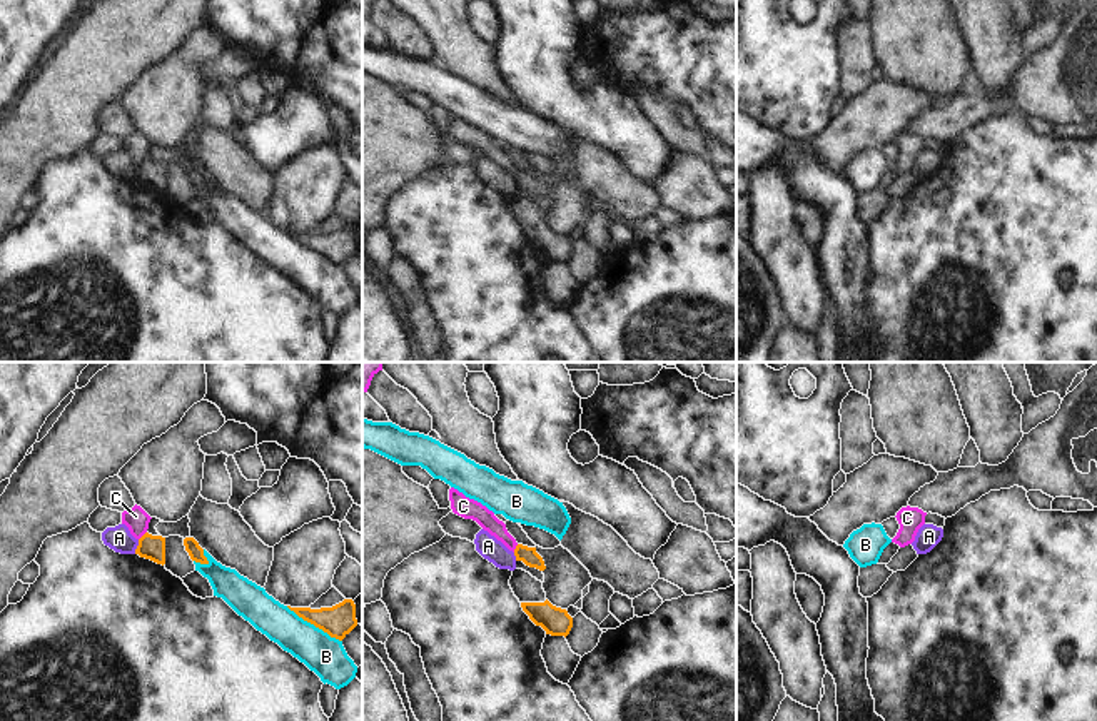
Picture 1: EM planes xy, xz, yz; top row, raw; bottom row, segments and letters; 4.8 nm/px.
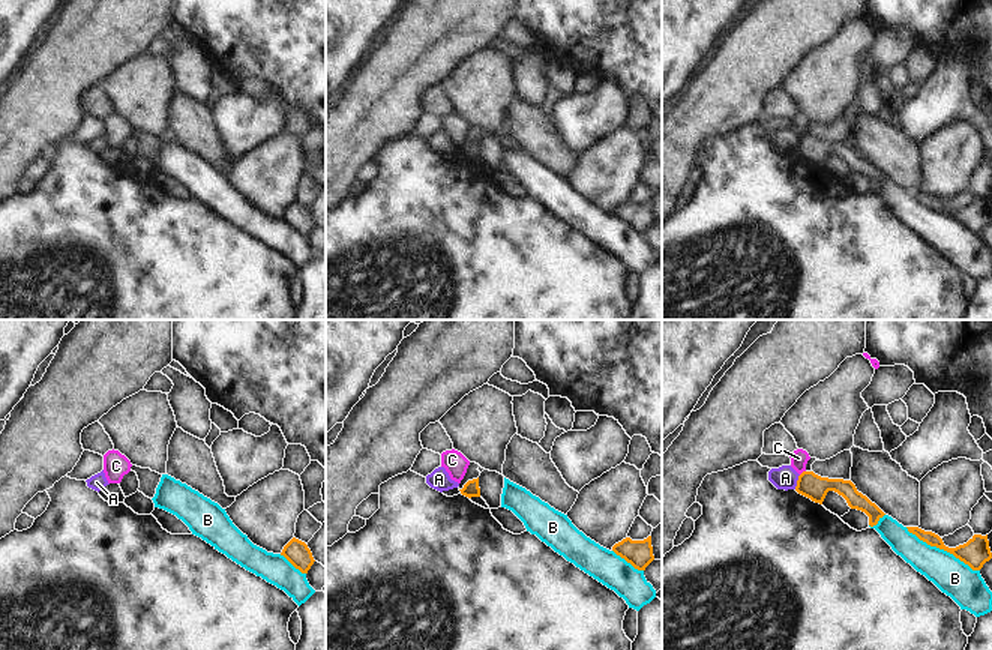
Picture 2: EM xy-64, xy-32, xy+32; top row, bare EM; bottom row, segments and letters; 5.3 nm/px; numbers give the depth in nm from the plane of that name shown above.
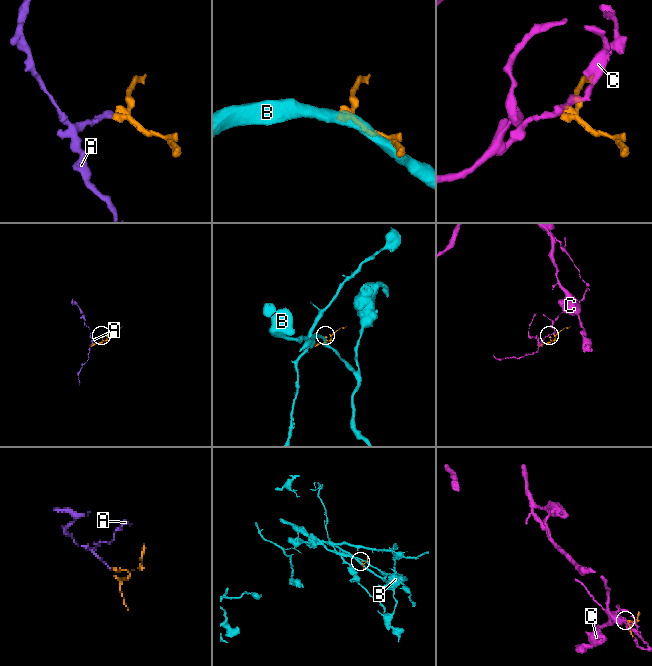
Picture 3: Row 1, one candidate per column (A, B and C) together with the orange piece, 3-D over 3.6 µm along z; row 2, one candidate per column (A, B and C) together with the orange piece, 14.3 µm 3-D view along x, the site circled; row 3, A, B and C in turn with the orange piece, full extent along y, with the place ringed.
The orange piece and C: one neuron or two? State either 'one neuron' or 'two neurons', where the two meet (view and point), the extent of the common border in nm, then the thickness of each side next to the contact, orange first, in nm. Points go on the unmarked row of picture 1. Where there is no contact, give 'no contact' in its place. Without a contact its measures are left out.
two neurons | xy (142, 162) | 60 nm | 120/110 nm

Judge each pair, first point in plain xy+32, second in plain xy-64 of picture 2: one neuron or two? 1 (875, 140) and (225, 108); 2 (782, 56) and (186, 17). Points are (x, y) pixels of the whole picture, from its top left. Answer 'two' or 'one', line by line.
1: two
2: two

